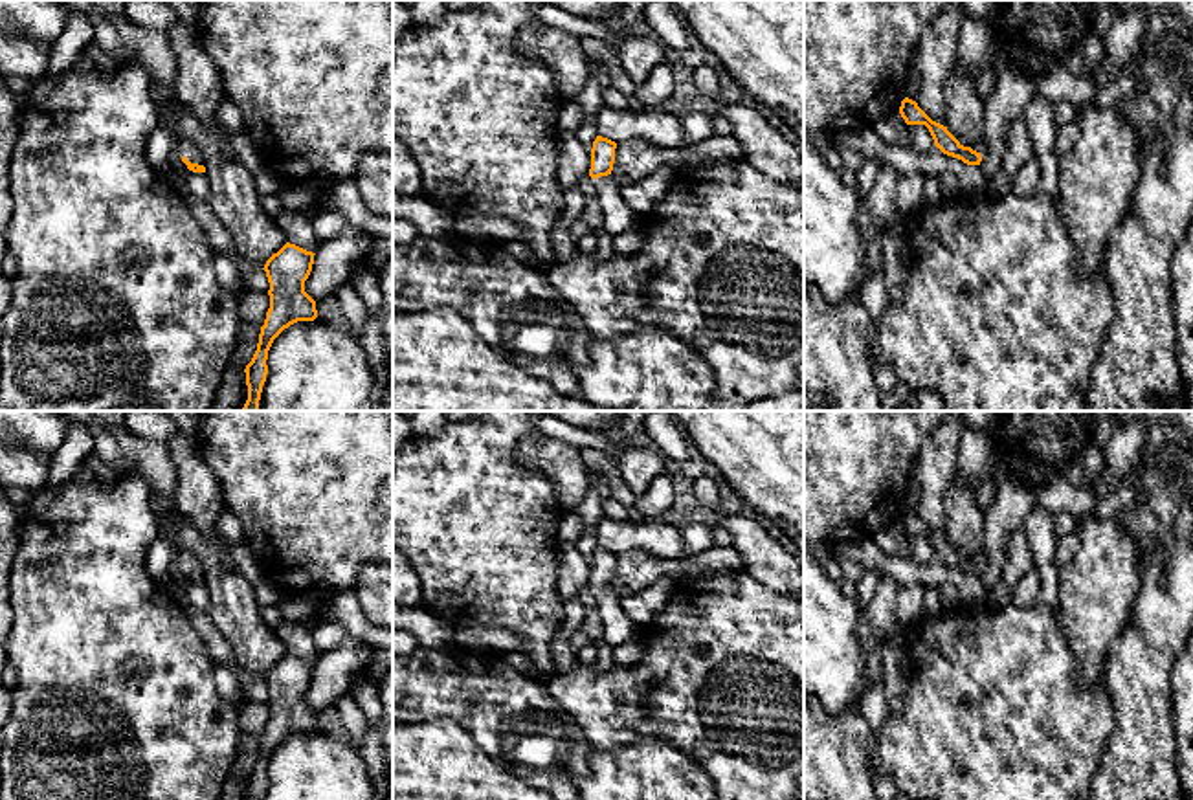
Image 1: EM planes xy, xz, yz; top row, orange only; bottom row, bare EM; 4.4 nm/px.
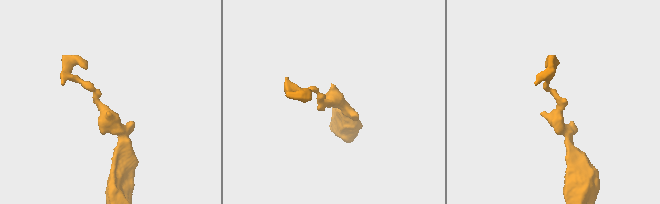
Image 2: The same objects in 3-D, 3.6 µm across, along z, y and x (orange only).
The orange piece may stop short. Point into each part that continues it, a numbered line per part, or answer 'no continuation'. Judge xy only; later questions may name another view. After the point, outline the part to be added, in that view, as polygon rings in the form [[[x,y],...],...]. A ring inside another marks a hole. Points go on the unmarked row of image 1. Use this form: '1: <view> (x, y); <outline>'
1: xy (191, 564); [[[191,554],[182,556],[182,567],[187,569],[191,574],[204,576],[202,563]]]

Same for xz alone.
1: xz (617, 628); [[[611,585],[595,589],[596,613],[604,626],[604,640],[613,646],[635,639],[644,628],[631,622],[620,607],[620,596]]]

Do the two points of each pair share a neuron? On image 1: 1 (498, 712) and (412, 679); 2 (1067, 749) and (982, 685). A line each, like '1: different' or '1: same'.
1: same
2: same

